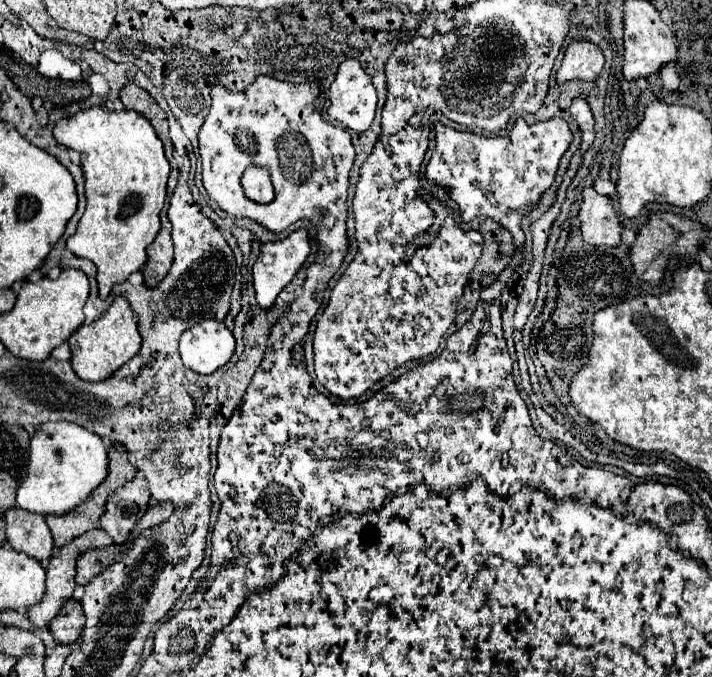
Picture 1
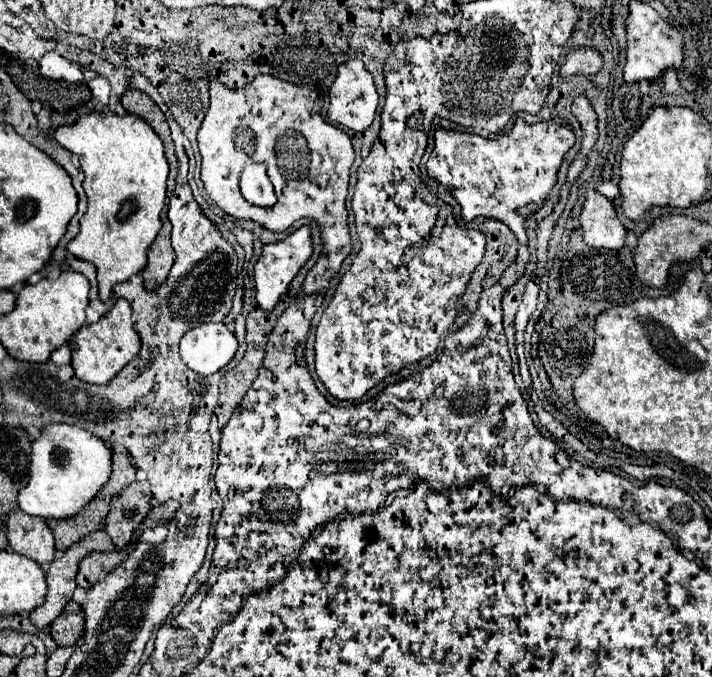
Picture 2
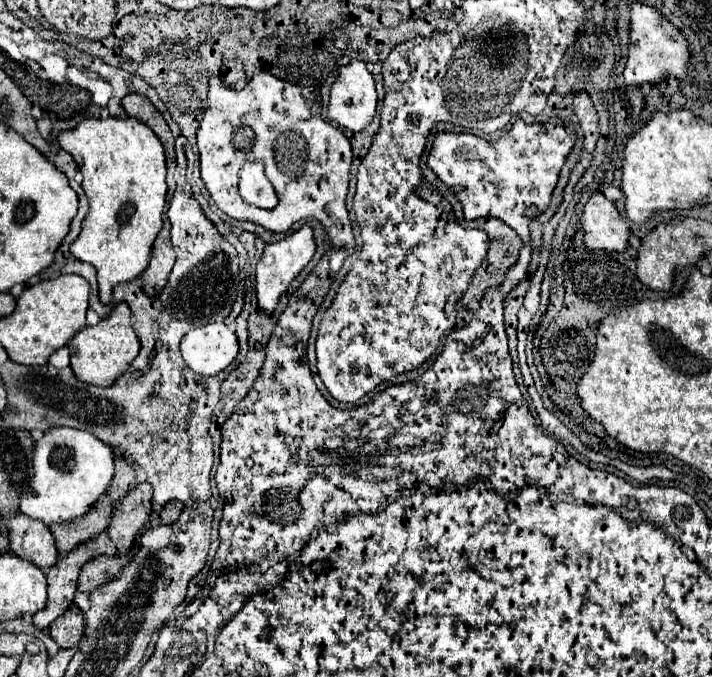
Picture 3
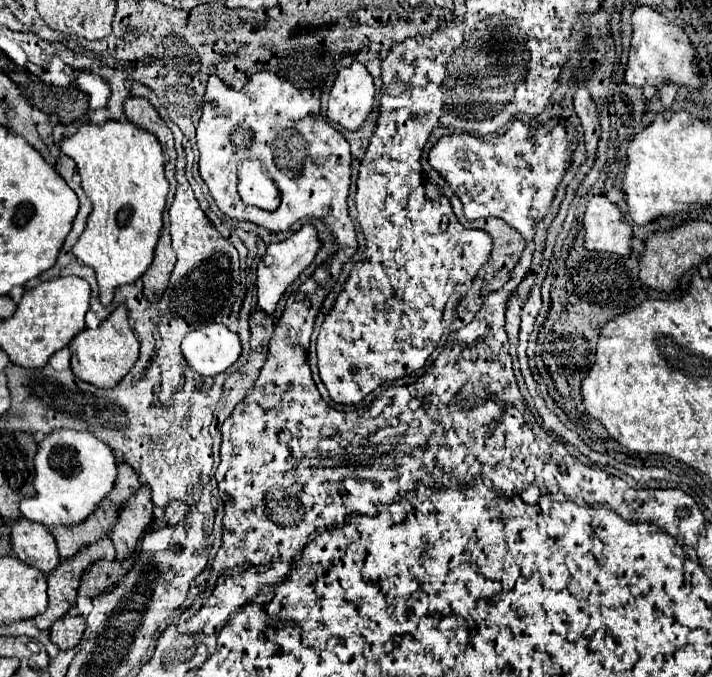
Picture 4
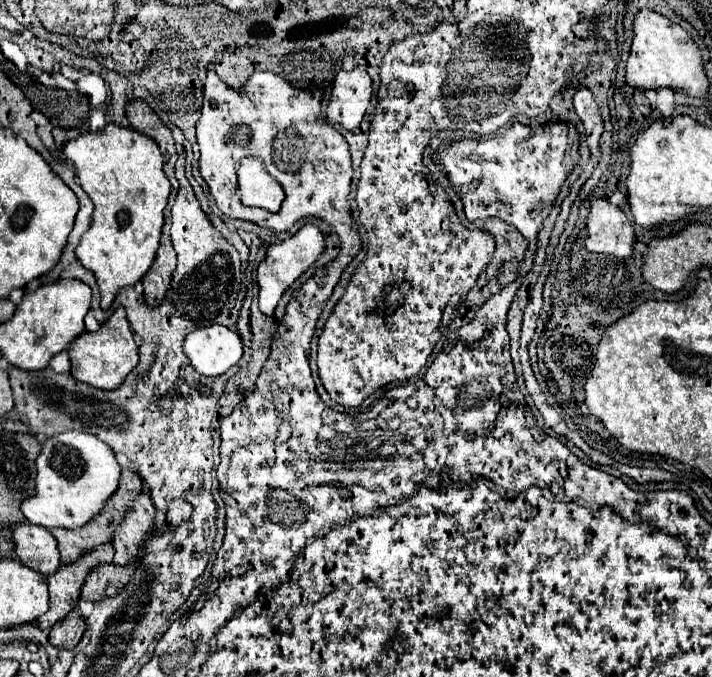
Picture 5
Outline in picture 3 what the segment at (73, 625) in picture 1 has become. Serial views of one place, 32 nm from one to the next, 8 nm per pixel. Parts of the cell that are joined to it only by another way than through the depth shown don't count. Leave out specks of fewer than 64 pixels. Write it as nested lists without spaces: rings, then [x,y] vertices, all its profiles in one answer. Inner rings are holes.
[[[72,604],[58,620],[50,626],[50,636],[60,648],[74,648],[84,632],[84,616],[76,604]]]

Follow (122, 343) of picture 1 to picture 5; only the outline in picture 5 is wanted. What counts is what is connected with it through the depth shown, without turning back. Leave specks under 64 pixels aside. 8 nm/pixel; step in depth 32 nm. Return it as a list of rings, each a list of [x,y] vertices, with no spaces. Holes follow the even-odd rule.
[[[120,306],[96,332],[82,332],[70,346],[70,362],[72,362],[72,376],[80,382],[86,382],[94,388],[114,390],[118,388],[130,370],[138,364],[138,344],[130,330],[130,322],[126,318],[124,308]]]

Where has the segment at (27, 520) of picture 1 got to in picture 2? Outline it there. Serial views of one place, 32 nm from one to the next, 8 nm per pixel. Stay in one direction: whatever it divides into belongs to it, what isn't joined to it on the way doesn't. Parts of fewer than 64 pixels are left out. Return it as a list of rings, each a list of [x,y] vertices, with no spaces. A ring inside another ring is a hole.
[[[18,508],[8,514],[6,526],[8,544],[14,552],[24,554],[38,564],[46,564],[54,558],[54,538],[46,520],[40,520],[40,516],[28,516]]]

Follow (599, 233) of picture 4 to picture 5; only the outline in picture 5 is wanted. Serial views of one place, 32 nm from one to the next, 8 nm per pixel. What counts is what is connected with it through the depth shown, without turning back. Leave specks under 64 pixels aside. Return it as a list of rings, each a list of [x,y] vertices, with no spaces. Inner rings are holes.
[[[596,198],[590,202],[586,230],[586,248],[590,252],[612,254],[616,258],[632,256],[632,244],[636,240],[634,226],[628,216],[606,198]]]

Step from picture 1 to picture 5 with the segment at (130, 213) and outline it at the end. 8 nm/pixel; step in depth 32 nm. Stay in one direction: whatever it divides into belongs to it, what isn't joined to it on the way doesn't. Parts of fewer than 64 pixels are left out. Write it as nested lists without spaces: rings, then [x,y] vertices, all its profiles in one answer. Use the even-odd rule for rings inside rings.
[[[106,124],[102,130],[82,130],[78,138],[64,142],[62,152],[68,160],[74,162],[80,184],[94,204],[92,224],[76,246],[76,258],[84,268],[94,272],[102,296],[100,304],[106,310],[116,298],[118,290],[124,286],[134,286],[154,262],[164,224],[164,208],[170,194],[170,182],[162,170],[164,156],[156,140],[150,140],[150,136],[136,132],[132,126],[118,124]]]

